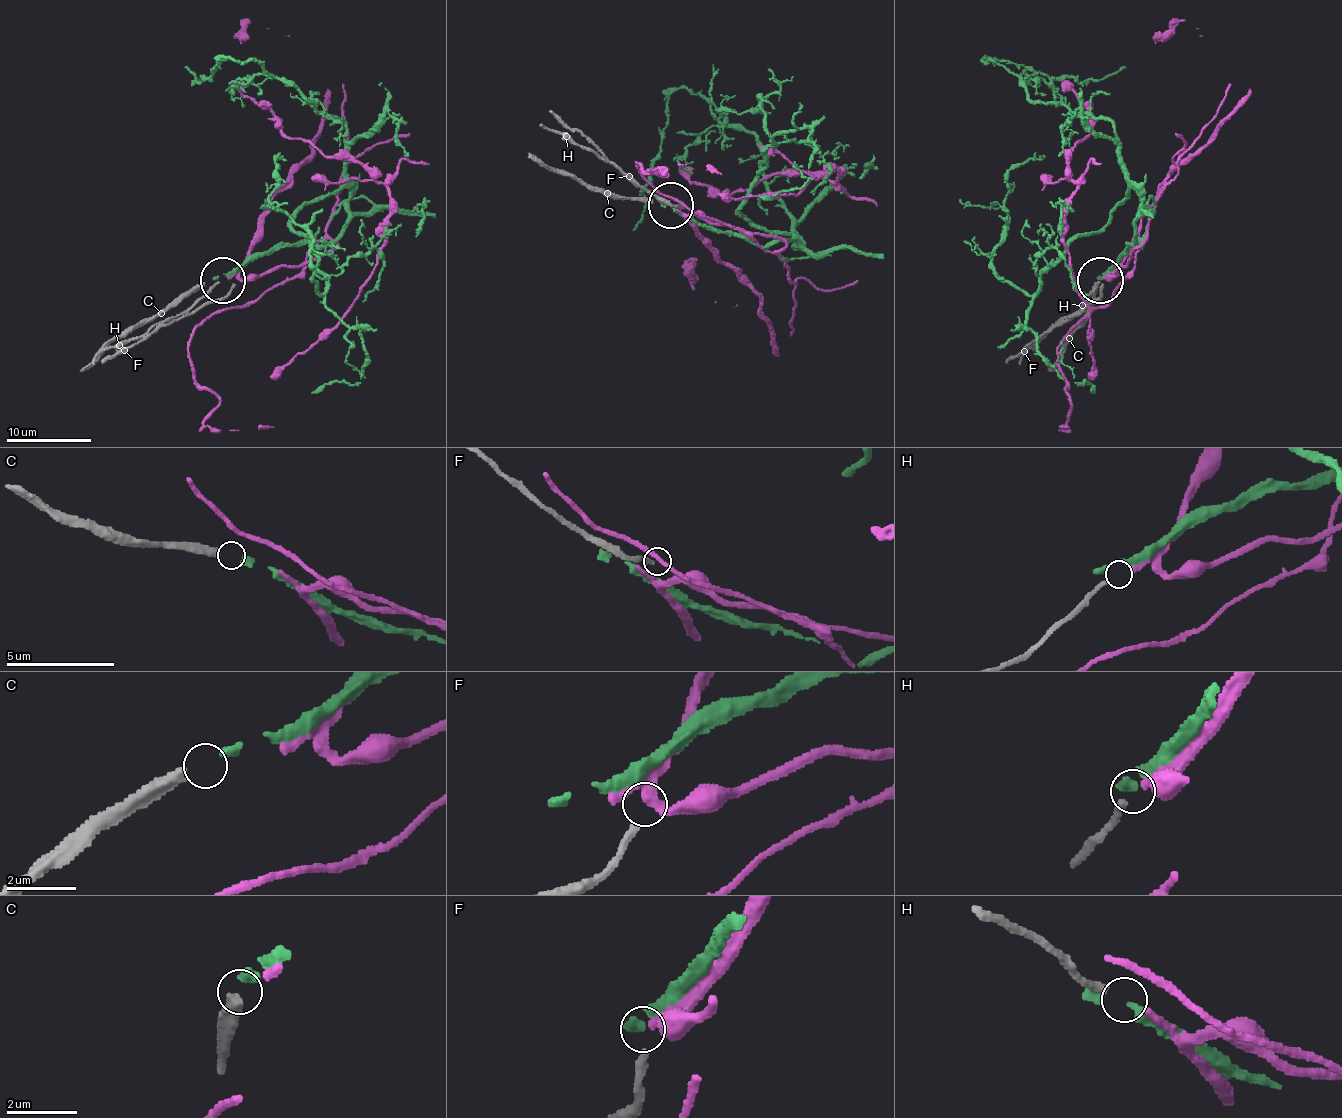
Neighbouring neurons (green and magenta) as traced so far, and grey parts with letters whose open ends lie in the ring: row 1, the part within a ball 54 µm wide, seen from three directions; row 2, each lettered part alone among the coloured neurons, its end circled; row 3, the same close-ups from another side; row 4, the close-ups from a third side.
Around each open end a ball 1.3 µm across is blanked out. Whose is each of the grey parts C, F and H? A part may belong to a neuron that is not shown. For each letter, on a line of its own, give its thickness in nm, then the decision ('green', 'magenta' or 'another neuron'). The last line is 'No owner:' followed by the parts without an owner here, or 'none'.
C: 360 nm thick; green
F: 220 nm thick; another neuron
H: 190 nm thick; magenta
No owner: F

